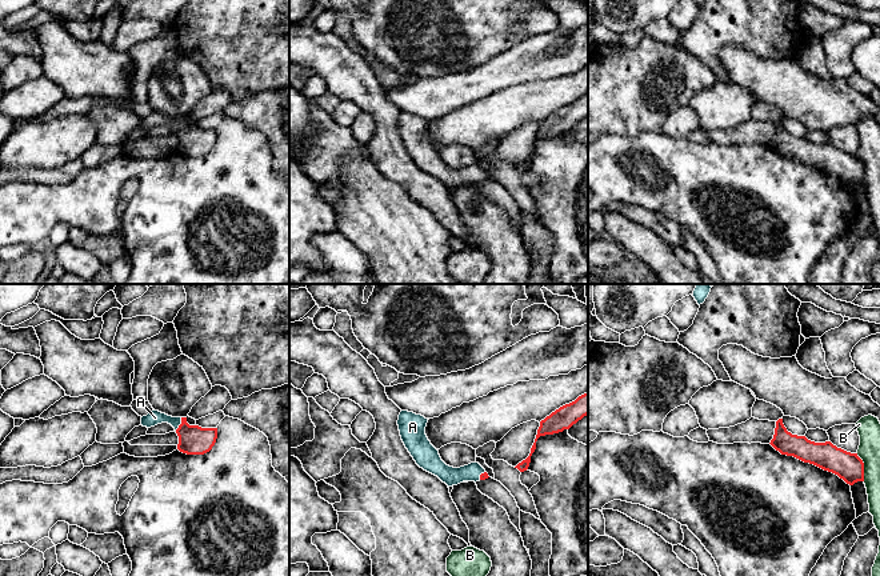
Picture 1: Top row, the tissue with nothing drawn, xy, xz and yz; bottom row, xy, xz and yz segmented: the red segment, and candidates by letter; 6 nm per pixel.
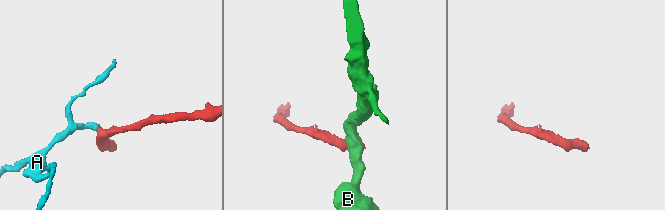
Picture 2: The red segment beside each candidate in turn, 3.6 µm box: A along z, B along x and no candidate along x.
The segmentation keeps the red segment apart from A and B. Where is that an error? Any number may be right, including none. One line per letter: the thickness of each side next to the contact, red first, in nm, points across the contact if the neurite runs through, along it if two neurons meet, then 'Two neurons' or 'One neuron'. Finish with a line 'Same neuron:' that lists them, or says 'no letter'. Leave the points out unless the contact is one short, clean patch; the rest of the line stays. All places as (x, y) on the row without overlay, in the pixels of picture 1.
A: Thickness 180 nm (red) against 90 nm. Path across: xy (192, 140), (180, 126), (164, 119), (155, 119). One neuron
B: Thickness 170 nm (red) against 140 nm. Boundary: yz (856, 154), (863, 164), (864, 182). Two neurons
Same neuron: A

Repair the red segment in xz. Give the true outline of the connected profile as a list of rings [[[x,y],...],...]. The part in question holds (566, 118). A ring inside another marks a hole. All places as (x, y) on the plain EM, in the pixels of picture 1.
[[[588,93],[579,97],[575,103],[565,105],[560,108],[559,111],[556,111],[555,113],[552,113],[549,117],[547,117],[544,121],[540,123],[540,128],[537,131],[537,136],[531,149],[529,157],[521,164],[519,164],[515,169],[517,169],[520,173],[524,173],[528,171],[531,164],[531,157],[536,151],[536,143],[540,137],[553,136],[553,135],[563,133],[564,131],[569,131],[573,125],[576,125],[579,121],[581,121],[587,116],[588,116]]]

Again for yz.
[[[783,120],[776,123],[775,136],[769,145],[781,156],[793,157],[832,173],[849,187],[864,183],[864,164],[857,155],[837,149],[831,143],[815,144],[805,137],[792,136],[784,128]]]

